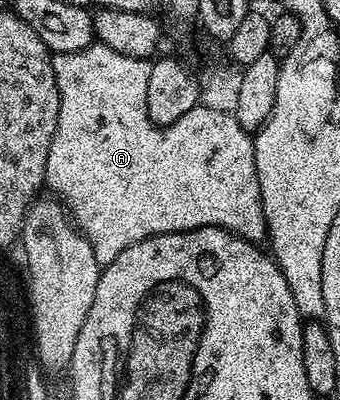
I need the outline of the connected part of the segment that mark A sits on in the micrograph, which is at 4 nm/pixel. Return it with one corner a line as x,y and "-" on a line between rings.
96,41
75,53
57,53
53,55
53,68
59,85
59,125
55,129
55,137
51,141
51,149
47,153
47,169
45,170
45,183
50,187
52,194
64,203
65,210
69,212
76,228
95,249
95,261
104,269
123,253
123,249
131,249
139,241
152,235
166,235
176,231
194,231
200,227
222,227
224,231
231,231
241,239
261,241
266,238
265,214
261,208
261,194
259,193
259,177
255,169
255,149
253,148
253,135
239,125
234,112
219,112
199,105
179,121
166,127
156,127
147,113
147,81
151,77
151,62
139,57
123,57
123,53
115,53
115,49
107,49

